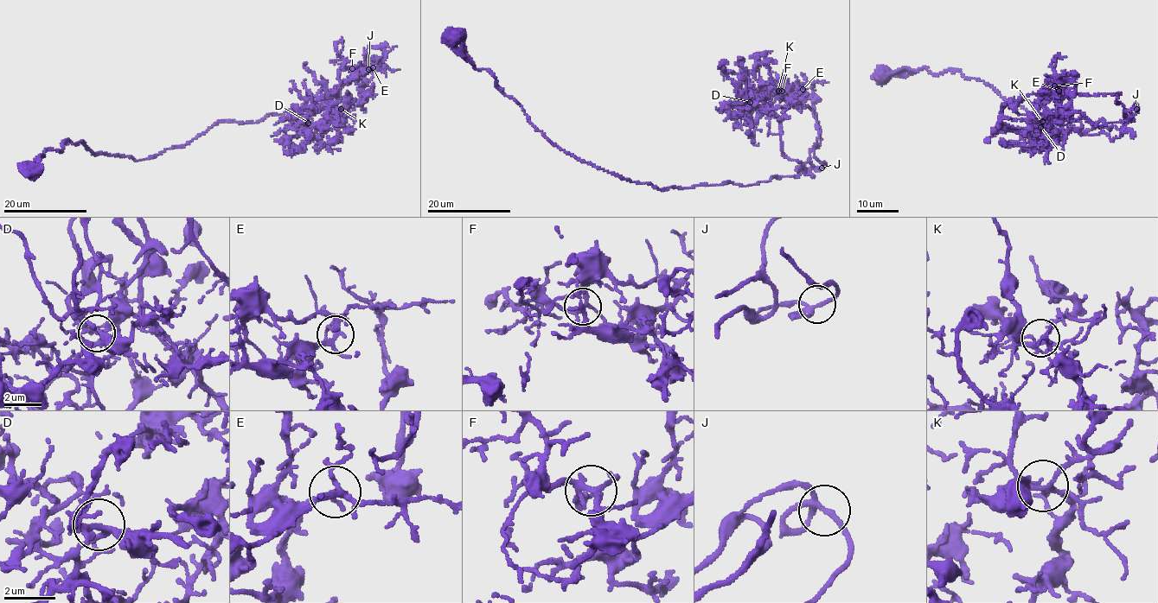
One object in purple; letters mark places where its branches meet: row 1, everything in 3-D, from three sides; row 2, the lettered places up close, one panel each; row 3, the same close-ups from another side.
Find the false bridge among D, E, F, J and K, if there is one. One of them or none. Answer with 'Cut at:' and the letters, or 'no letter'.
Cut at: no letter

